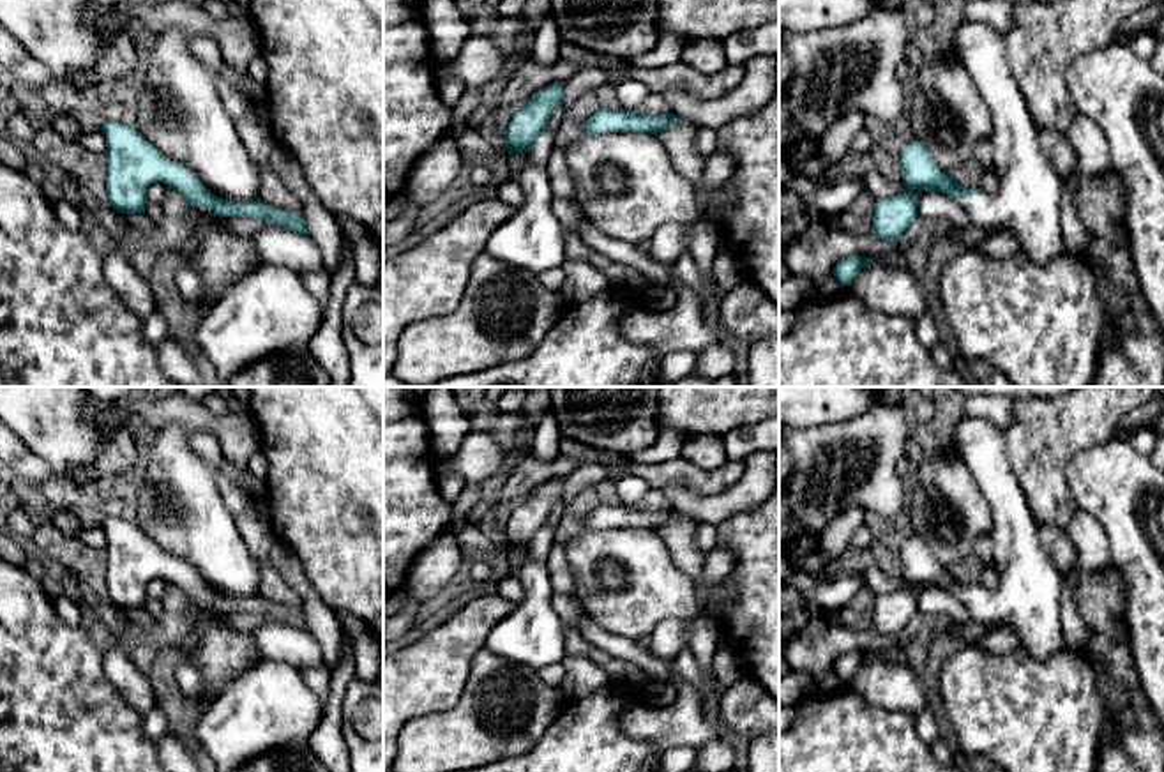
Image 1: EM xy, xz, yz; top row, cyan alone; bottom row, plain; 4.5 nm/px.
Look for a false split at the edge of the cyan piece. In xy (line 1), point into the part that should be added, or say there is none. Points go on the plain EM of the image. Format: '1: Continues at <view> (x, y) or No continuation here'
1: No continuation here

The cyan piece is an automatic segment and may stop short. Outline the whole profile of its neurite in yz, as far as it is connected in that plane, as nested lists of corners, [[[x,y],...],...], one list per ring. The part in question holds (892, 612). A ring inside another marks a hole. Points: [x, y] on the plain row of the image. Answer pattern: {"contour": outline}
{"contour": [[[963,417],[950,447],[989,502],[998,585],[989,590],[959,581],[936,562],[922,537],[911,535],[897,553],[910,587],[876,594],[871,629],[880,636],[901,632],[918,611],[920,594],[913,587],[922,585],[956,595],[973,620],[1009,627],[1033,659],[1070,650],[1062,629],[1063,574],[1042,548],[1037,521],[1009,465],[1001,431],[987,419]]]}

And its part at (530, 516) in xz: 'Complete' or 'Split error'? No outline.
Split error

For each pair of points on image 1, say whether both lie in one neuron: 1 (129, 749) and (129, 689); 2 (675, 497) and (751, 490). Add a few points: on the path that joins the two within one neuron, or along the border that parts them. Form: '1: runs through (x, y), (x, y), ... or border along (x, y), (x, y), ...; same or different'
1: border along (105, 672), (110, 686), (140, 714); different
2: runs through (695, 504), (726, 504), (732, 500); same

